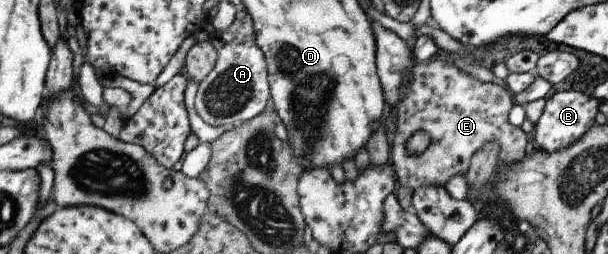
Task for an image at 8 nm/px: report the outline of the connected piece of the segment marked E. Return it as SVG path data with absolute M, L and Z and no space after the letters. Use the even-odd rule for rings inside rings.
M368 17L368 21L372 23L372 31L374 31L376 40L377 72L384 91L386 106L389 108L388 111L394 107L393 109L398 115L396 117L396 134L391 147L390 163L393 166L394 173L396 173L396 181L402 187L410 187L410 189L416 190L418 187L426 185L445 186L450 177L465 175L474 153L484 143L496 141L496 139L500 143L499 163L516 163L516 161L520 161L524 157L526 154L527 133L520 127L512 125L508 120L508 113L516 103L512 93L502 82L481 82L475 76L458 68L458 66L438 59L424 61L424 63L420 63L418 60L414 61L412 49L394 31L382 27L372 17ZM408 73L412 75L412 81L410 81L410 85L406 89L406 95L400 95L404 75L408 75ZM416 131L426 131L430 135L430 139L432 139L430 147L422 155L412 155L406 149L406 141Z

